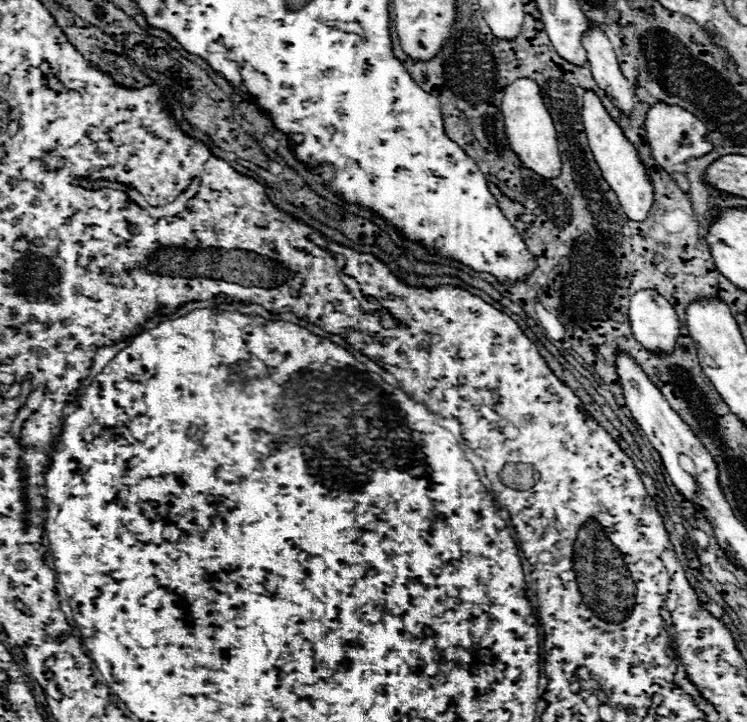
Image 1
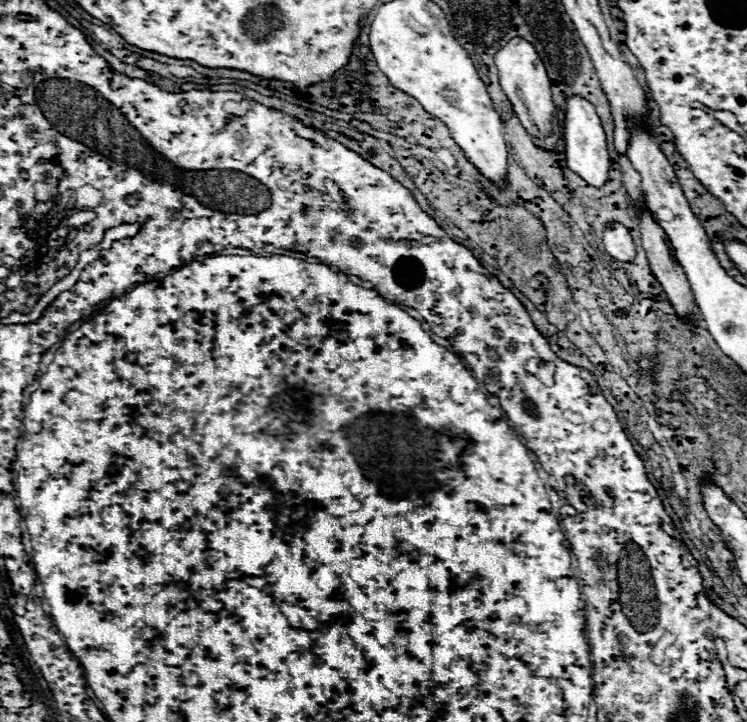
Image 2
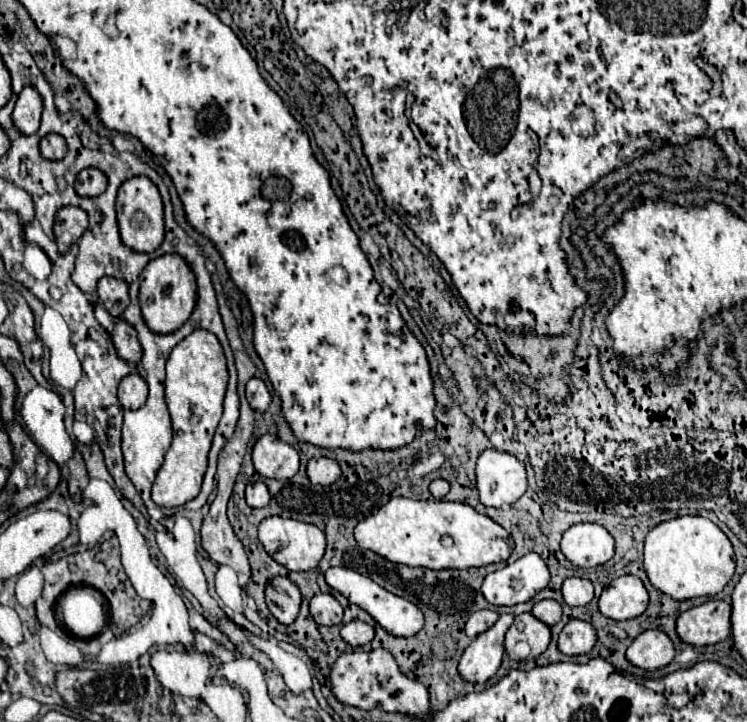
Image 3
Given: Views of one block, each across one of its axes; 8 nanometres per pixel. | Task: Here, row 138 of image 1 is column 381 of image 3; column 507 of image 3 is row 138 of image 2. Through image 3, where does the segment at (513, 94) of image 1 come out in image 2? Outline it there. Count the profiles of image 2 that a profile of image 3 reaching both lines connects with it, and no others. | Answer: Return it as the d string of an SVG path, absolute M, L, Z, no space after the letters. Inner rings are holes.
M512 38L502 50L496 52L494 62L500 76L500 86L506 98L510 100L520 124L526 128L528 136L534 140L534 144L538 144L538 148L546 148L554 152L560 138L560 124L558 124L558 116L554 114L556 106L550 96L550 80L538 52L530 42L522 38Z

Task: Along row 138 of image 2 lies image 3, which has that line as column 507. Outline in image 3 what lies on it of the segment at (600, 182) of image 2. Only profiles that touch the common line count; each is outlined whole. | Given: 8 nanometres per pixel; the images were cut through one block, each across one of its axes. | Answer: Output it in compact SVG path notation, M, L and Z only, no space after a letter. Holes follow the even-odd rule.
M530 552L484 578L482 594L494 606L514 606L532 600L550 582L546 562Z

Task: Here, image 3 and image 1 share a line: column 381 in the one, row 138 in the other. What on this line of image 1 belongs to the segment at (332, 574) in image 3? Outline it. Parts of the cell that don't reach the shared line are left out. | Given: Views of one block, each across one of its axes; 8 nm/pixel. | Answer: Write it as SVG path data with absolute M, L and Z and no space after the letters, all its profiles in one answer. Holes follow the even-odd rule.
M594 92L584 94L584 108L582 108L582 122L588 138L588 146L592 150L592 156L602 170L604 180L610 184L612 192L618 196L618 202L626 216L634 222L642 222L648 216L648 210L652 206L654 194L652 194L652 184L648 180L646 168L642 166L636 148L624 138L620 126L608 116L604 106L600 104L600 98Z

